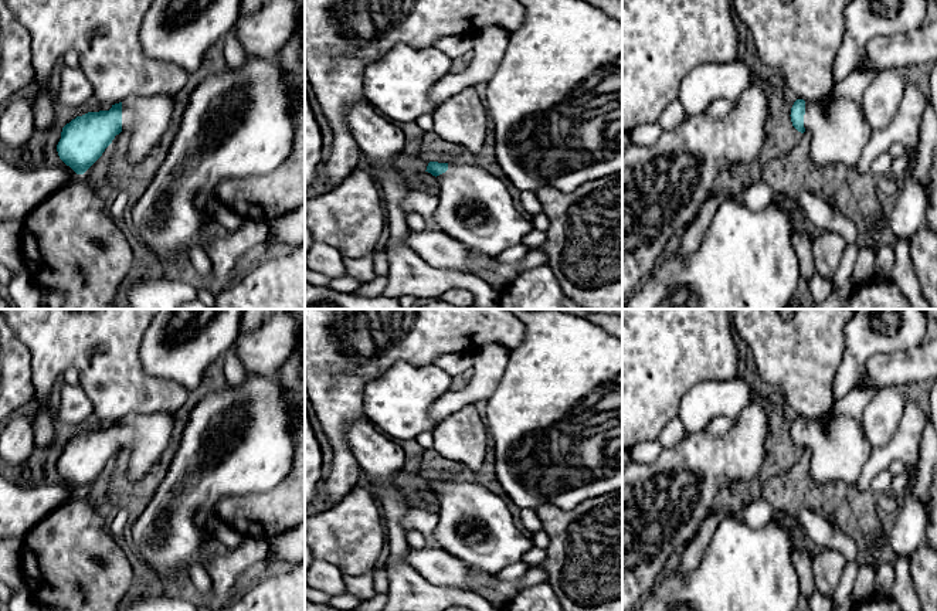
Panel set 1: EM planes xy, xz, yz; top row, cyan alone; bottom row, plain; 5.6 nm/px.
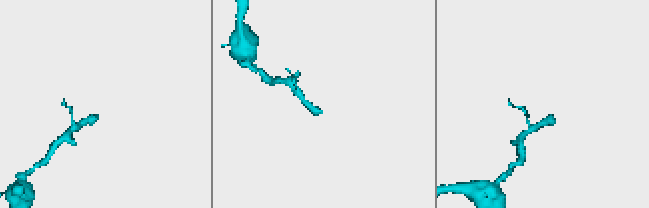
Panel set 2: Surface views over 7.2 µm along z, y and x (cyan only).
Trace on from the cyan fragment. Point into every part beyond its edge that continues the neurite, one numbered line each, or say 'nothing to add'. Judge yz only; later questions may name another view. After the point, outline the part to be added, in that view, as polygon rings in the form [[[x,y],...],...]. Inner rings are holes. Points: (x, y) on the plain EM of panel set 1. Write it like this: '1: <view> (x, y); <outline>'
1: yz (838, 447); [[[849,415],[805,418],[804,445],[805,449],[811,452],[811,476],[819,486],[838,482],[852,486],[858,481],[872,452],[860,421]]]

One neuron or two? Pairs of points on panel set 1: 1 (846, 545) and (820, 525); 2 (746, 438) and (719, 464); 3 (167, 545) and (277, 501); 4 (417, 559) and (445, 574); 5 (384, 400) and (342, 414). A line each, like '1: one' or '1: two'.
1: one
2: one
3: two
4: one
5: two

